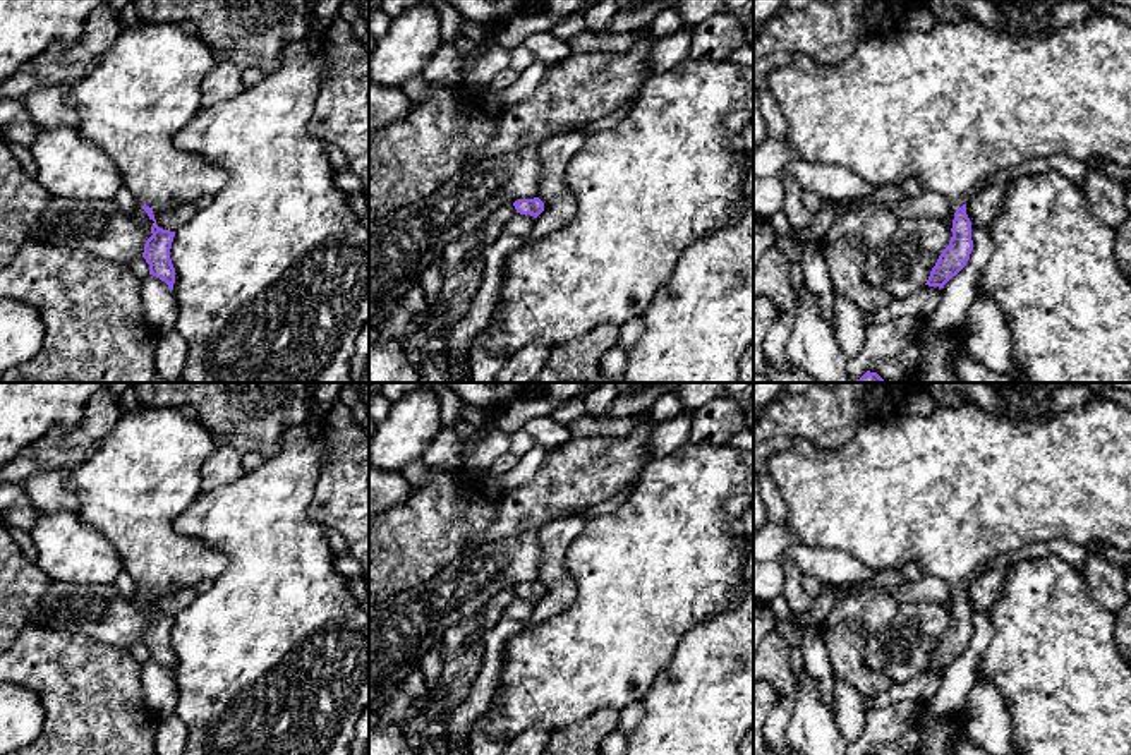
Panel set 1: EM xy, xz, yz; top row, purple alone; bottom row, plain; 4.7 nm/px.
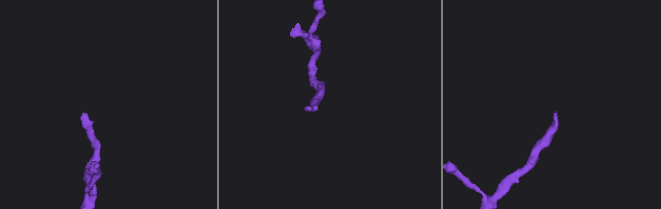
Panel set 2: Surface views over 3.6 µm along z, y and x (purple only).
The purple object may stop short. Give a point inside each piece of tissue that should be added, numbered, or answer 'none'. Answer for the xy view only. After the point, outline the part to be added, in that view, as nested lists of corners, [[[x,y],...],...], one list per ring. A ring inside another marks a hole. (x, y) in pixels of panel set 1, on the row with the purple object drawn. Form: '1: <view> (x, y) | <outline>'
1: xy (146, 88) | [[[189,21],[124,26],[96,67],[67,86],[81,117],[79,136],[103,149],[118,166],[124,185],[146,206],[196,202],[225,185],[227,170],[175,146],[175,136],[201,110],[203,82],[218,62]]]

